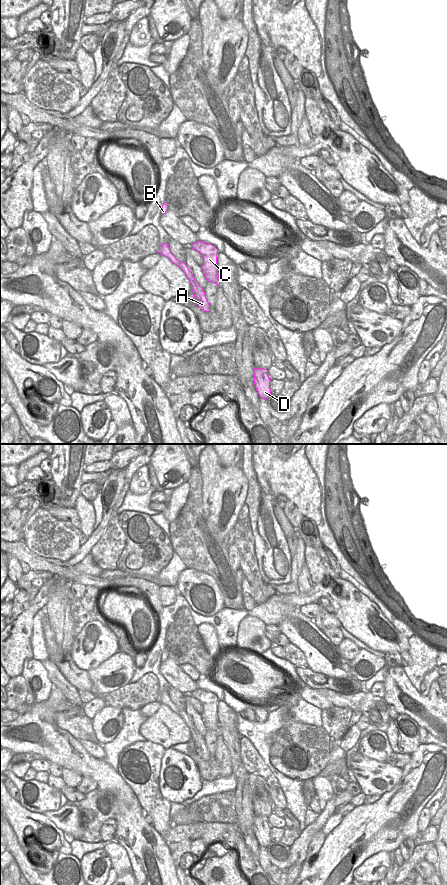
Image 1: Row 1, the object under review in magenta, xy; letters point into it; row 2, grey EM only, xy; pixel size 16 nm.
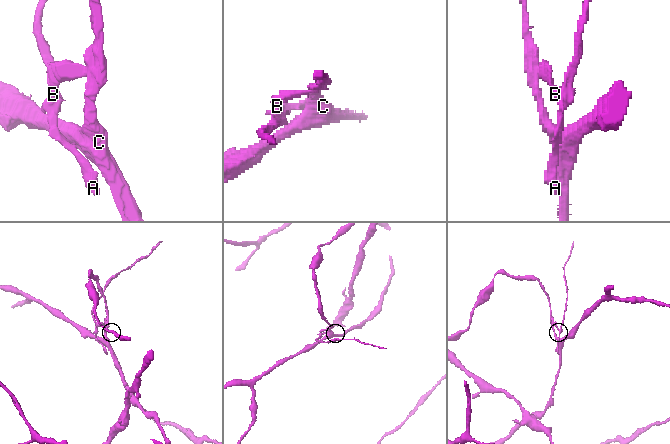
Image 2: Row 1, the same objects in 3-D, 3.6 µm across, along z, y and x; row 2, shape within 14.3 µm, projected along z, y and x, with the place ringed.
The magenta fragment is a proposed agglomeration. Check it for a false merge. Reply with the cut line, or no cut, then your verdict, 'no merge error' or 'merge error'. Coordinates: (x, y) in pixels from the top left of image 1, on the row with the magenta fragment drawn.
cut in xy along (167, 206), (162, 207); merge error

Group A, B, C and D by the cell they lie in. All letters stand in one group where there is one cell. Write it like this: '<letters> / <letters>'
A B / C D

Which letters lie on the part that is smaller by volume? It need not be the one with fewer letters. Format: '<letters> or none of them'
A, B

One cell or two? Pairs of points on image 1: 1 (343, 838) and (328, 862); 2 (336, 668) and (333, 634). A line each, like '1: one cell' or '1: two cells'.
1: one cell
2: two cells

